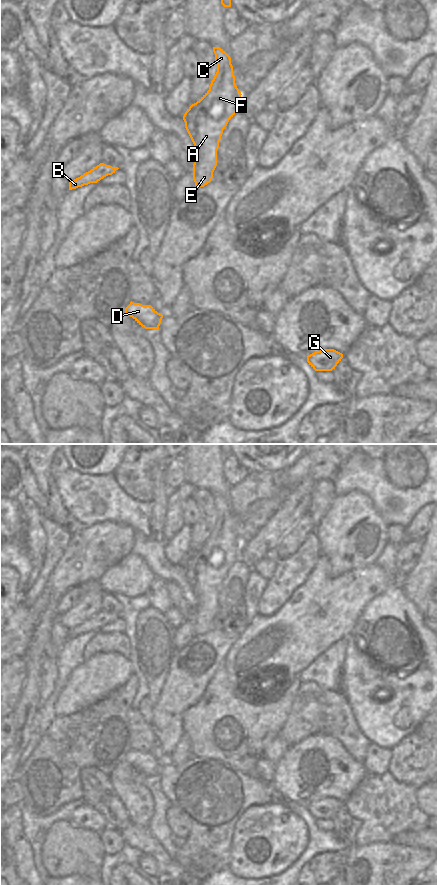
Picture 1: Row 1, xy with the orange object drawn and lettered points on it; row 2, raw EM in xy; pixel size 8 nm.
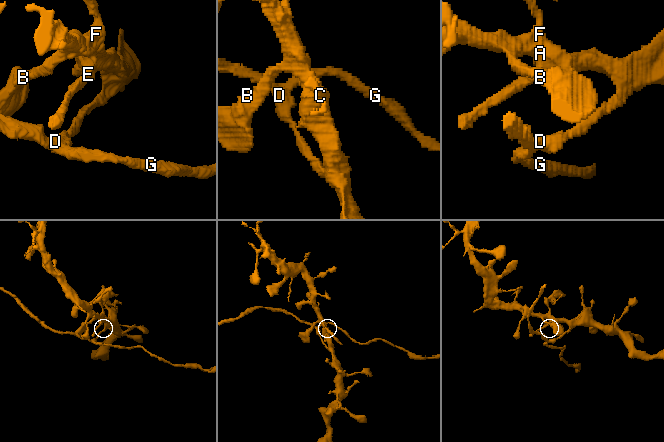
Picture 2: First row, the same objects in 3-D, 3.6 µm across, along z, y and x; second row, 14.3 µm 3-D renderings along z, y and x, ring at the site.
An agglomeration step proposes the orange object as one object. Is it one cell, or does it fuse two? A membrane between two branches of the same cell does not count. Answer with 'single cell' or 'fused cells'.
fused cells

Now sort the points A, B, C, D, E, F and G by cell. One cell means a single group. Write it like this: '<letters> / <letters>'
A B C D E F / G

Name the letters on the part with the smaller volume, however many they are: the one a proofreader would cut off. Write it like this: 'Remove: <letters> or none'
Remove: G

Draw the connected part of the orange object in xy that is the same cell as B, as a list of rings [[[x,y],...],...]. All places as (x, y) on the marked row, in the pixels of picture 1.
[[[100,163],[90,171],[84,173],[80,177],[69,181],[69,190],[76,189],[78,187],[82,187],[84,185],[88,185],[90,183],[97,183],[104,177],[108,175],[112,175],[118,170],[118,167],[112,167],[110,165],[106,165],[104,163]]]

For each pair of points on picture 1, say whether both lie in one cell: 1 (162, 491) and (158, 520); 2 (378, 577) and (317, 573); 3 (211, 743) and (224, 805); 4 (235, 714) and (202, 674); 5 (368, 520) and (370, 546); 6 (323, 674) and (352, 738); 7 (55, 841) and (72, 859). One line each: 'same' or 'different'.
1: same
2: same
3: different
4: different
5: same
6: different
7: same

